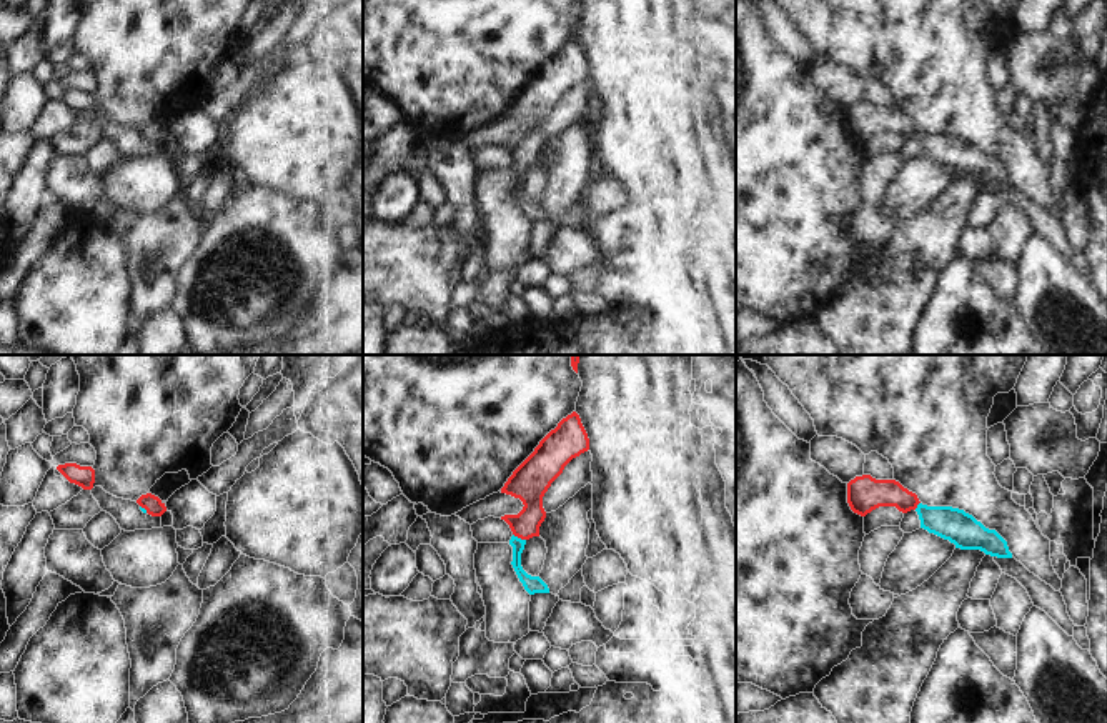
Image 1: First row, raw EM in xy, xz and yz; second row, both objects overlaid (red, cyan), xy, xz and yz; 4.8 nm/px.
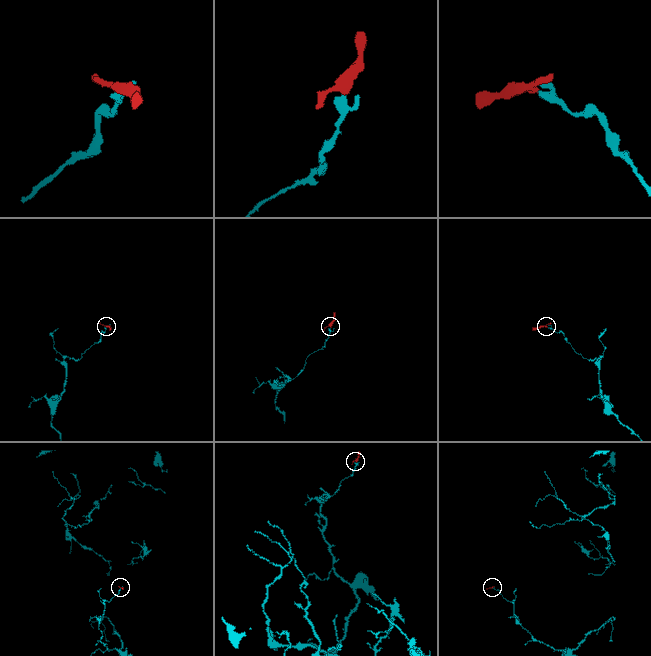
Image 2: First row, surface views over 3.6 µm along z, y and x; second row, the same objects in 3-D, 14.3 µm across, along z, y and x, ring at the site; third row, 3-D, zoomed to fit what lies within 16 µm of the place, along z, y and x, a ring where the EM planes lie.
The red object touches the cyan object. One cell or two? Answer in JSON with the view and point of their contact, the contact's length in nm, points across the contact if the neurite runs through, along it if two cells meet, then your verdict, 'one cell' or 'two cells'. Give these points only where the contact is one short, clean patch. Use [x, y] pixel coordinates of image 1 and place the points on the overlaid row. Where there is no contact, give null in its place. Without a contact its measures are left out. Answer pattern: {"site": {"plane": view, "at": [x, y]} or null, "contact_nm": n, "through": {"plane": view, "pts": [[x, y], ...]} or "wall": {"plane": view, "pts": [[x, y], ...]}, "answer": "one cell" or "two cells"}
{"site": {"plane": "xz", "at": [520, 537]}, "contact_nm": 70, "through": {"plane": "xz", "pts": [[530, 487], [530, 518], [520, 537], [516, 567], [533, 585]]}, "answer": "one cell"}

